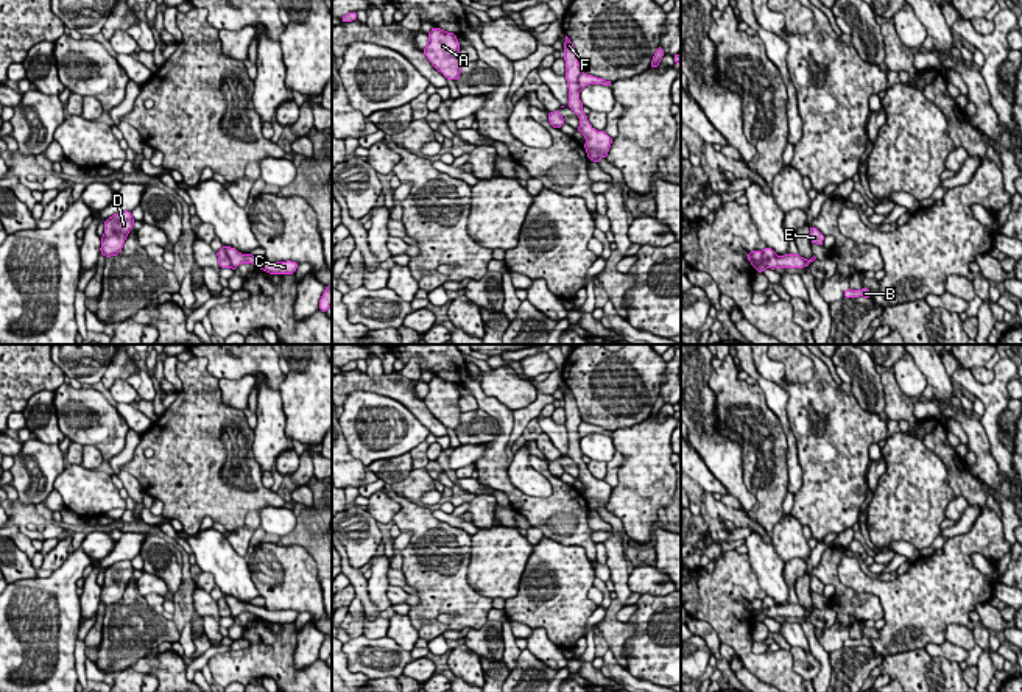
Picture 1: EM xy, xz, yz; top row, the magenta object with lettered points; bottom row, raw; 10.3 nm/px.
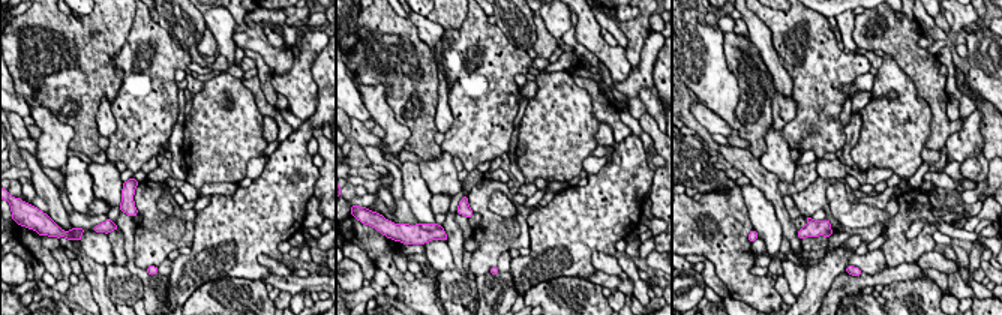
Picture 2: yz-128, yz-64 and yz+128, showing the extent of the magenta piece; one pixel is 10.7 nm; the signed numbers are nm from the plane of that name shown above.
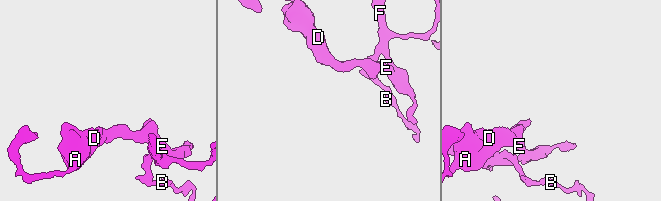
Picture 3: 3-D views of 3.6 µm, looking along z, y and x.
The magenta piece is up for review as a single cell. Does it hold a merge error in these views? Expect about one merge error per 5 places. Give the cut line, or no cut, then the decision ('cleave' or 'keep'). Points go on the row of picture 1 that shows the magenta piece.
xy (223, 247), (231, 267) | cleave

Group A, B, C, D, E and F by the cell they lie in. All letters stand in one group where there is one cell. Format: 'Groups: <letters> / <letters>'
Groups: A D E F / B C

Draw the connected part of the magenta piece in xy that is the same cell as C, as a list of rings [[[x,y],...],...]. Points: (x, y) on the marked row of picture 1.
[[[224,246],[226,254],[231,260],[231,268],[235,268],[241,263],[252,263],[257,268],[270,273],[270,274],[294,274],[299,263],[287,260],[287,262],[268,262],[263,257],[256,257],[252,254],[241,254],[235,248]]]

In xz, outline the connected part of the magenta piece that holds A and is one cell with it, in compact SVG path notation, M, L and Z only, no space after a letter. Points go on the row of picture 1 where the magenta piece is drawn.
M433 26L424 55L438 72L455 81L460 78L463 64L458 56L460 47L456 34Z

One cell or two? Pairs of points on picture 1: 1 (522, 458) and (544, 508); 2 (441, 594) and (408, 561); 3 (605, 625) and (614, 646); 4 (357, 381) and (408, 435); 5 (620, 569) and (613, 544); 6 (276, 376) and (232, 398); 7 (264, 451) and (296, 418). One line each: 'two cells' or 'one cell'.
1: two cells
2: one cell
3: one cell
4: two cells
5: one cell
6: two cells
7: two cells

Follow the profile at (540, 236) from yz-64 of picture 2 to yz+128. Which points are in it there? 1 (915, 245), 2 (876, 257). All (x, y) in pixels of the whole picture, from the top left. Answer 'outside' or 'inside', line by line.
1: inside
2: outside

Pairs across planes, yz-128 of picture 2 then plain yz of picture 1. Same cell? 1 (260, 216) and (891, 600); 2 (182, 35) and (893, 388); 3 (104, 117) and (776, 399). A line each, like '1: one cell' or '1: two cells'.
1: one cell
2: two cells
3: one cell

